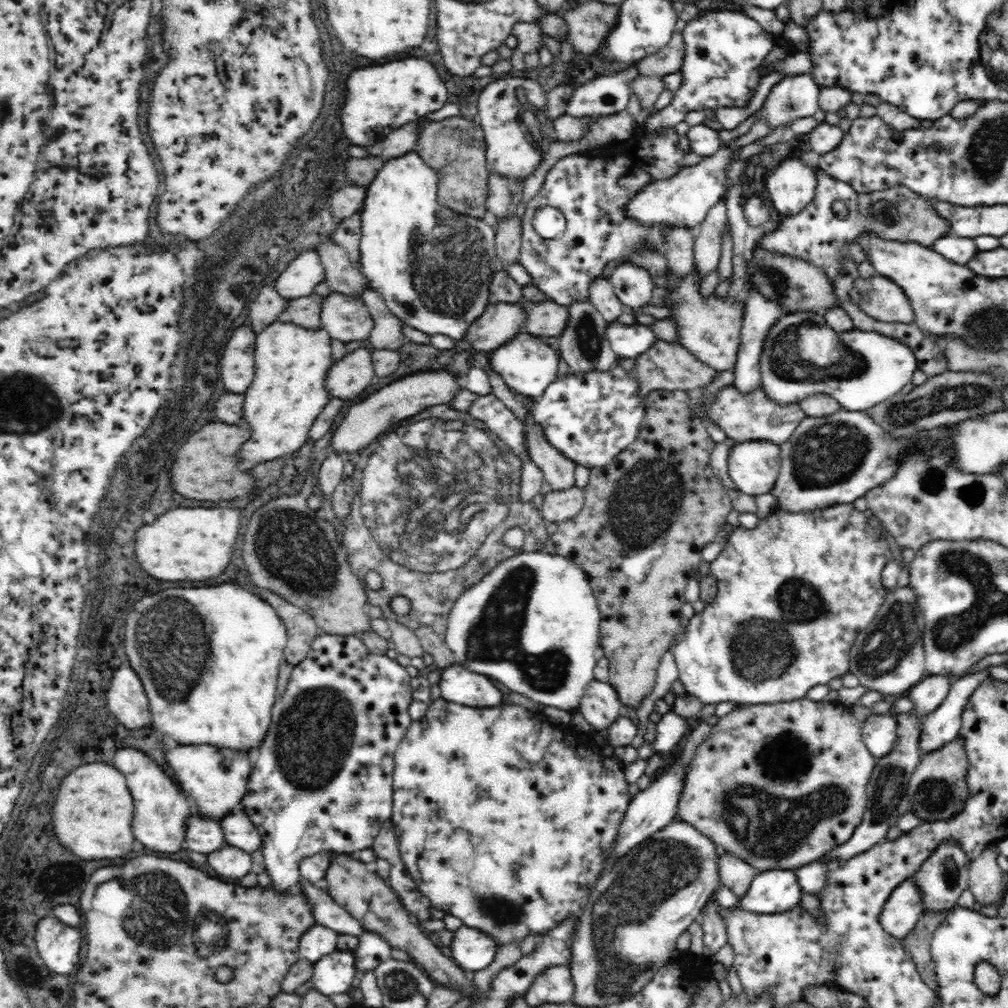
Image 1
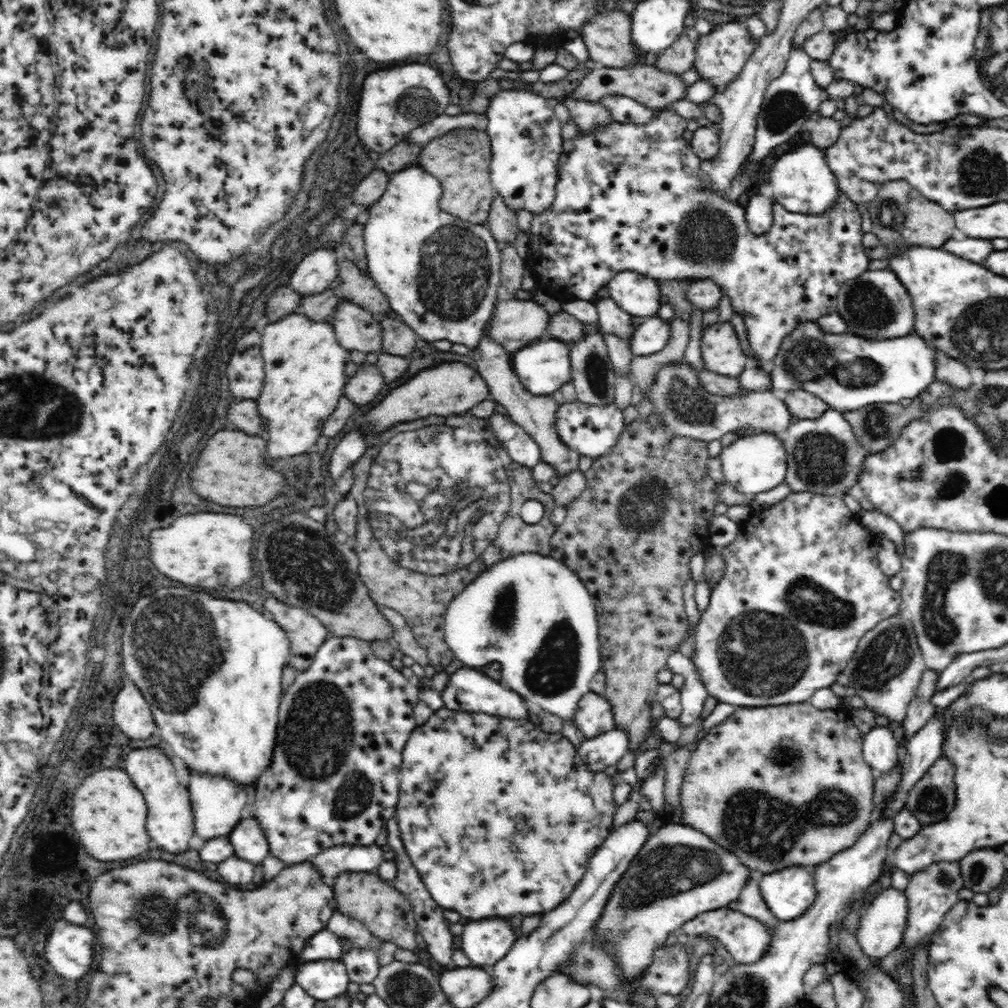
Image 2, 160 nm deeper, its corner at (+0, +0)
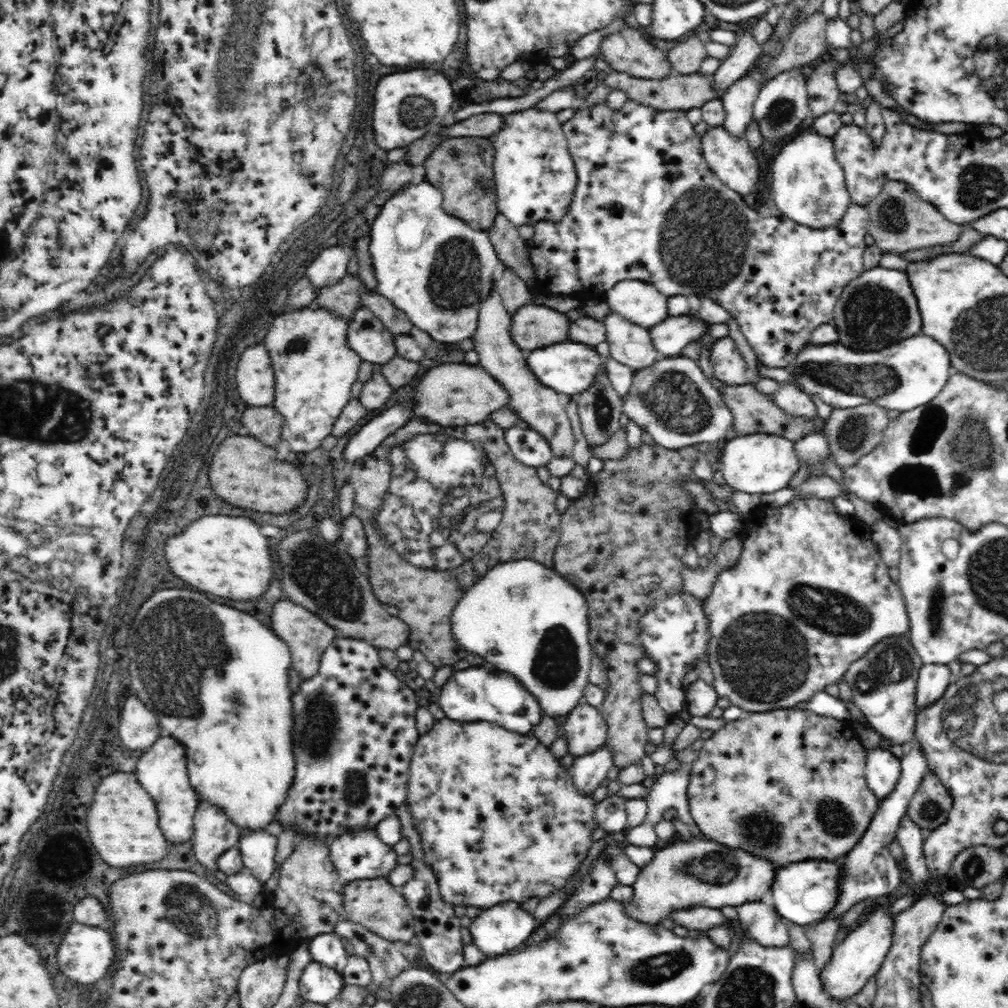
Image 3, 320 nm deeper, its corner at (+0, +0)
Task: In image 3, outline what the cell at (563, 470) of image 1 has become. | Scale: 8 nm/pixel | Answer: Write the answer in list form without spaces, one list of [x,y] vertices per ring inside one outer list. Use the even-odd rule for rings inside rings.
[[[493,283],[488,292],[488,299],[480,302],[476,330],[471,336],[474,348],[479,354],[478,364],[503,386],[508,394],[508,408],[519,416],[525,426],[539,432],[547,440],[554,456],[573,456],[574,434],[565,406],[558,400],[558,393],[552,388],[544,387],[529,370],[527,352],[513,341],[511,335],[513,315],[503,305],[497,290]]]

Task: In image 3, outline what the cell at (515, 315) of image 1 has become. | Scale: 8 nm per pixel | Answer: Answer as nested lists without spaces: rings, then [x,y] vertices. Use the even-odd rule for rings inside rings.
[[[530,302],[513,314],[511,335],[520,348],[529,352],[568,341],[570,325],[571,321],[564,313]]]

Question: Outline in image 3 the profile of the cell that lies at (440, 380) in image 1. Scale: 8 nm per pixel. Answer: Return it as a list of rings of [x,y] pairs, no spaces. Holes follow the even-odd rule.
[[[446,363],[431,368],[428,374],[420,380],[420,386],[414,396],[416,416],[428,418],[428,421],[438,422],[442,426],[466,426],[482,423],[491,415],[509,406],[508,394],[503,386],[491,374],[488,374],[480,364]]]

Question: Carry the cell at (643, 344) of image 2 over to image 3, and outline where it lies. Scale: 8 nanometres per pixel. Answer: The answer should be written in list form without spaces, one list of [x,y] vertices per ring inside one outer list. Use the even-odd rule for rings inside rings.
[[[692,314],[668,317],[660,324],[649,328],[653,347],[660,353],[661,357],[672,357],[680,355],[682,349],[690,343],[701,343],[710,331],[711,322],[706,322],[700,316]]]

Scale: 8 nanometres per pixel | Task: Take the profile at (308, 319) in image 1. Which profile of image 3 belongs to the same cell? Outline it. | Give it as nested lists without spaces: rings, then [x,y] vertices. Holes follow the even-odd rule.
[[[346,273],[346,276],[333,286],[322,287],[317,293],[314,305],[327,308],[351,320],[353,314],[363,307],[361,304],[362,284],[359,274]]]

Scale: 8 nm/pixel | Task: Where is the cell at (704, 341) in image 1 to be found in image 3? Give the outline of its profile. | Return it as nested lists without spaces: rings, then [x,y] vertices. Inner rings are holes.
[[[732,337],[718,339],[710,349],[709,358],[715,378],[724,384],[748,385],[750,383],[746,361]]]

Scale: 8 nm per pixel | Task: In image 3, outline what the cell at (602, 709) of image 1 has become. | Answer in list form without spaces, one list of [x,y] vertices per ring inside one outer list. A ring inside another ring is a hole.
[[[582,702],[568,713],[561,735],[568,744],[570,758],[588,756],[605,746],[606,721],[600,715],[599,709]]]

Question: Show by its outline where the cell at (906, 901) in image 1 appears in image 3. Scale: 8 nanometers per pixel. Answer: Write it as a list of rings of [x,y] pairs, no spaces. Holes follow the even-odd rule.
[[[878,908],[868,916],[868,920],[862,926],[858,926],[858,930],[846,935],[841,942],[842,946],[838,944],[833,947],[830,960],[819,970],[820,983],[824,991],[830,995],[830,999],[840,1004],[853,1002],[854,996],[875,976],[884,962],[892,944],[892,930],[894,920],[888,908]]]

